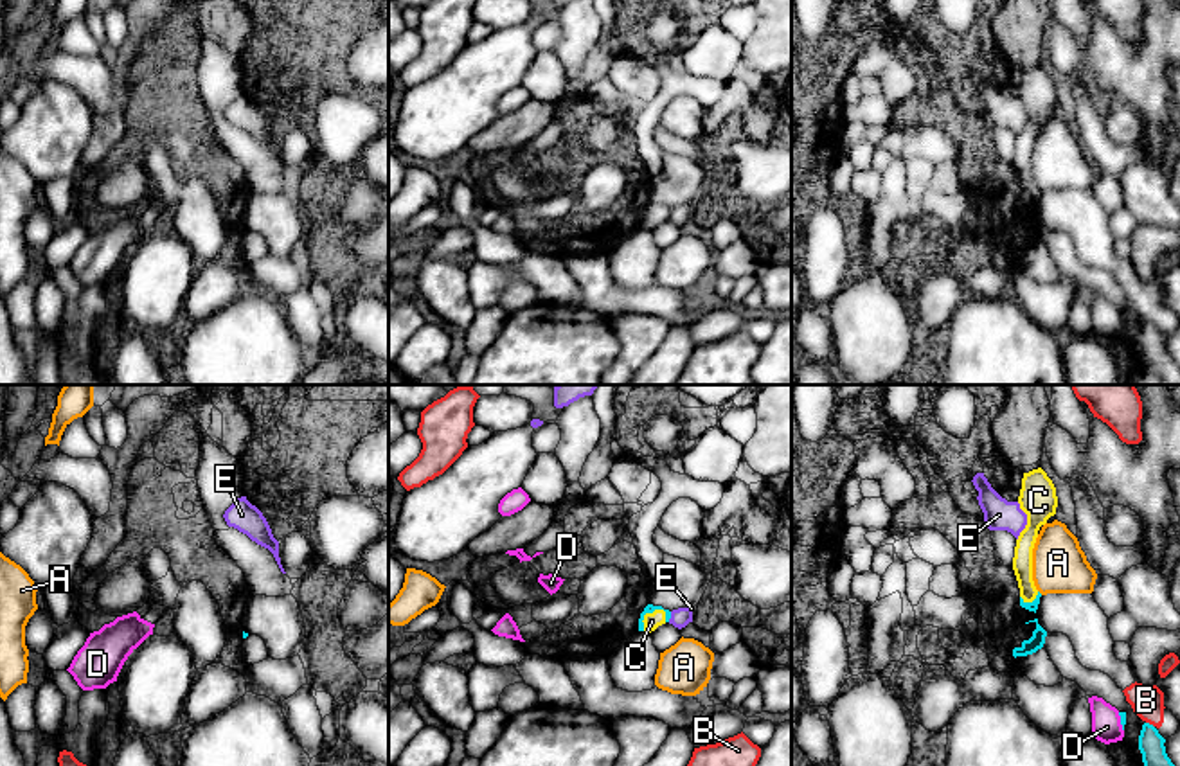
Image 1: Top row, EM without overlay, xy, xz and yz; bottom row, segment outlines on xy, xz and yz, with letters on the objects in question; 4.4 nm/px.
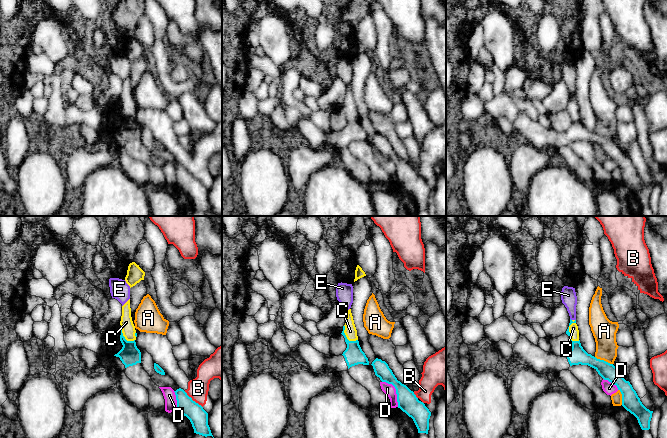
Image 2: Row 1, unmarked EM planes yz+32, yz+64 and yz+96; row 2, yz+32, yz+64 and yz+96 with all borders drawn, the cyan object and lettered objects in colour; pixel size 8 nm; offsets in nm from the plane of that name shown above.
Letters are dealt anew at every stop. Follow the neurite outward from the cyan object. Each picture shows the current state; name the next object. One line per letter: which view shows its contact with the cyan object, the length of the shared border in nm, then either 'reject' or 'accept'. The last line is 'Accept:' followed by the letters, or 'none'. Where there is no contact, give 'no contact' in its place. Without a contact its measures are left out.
A: no contact; reject
B: contact in yz; length 50 nm; reject
C: contact in xz; length 140 nm; reject
D: contact in yz; length 90 nm; reject
E: contact in xz; length 50 nm; reject
Accept: none

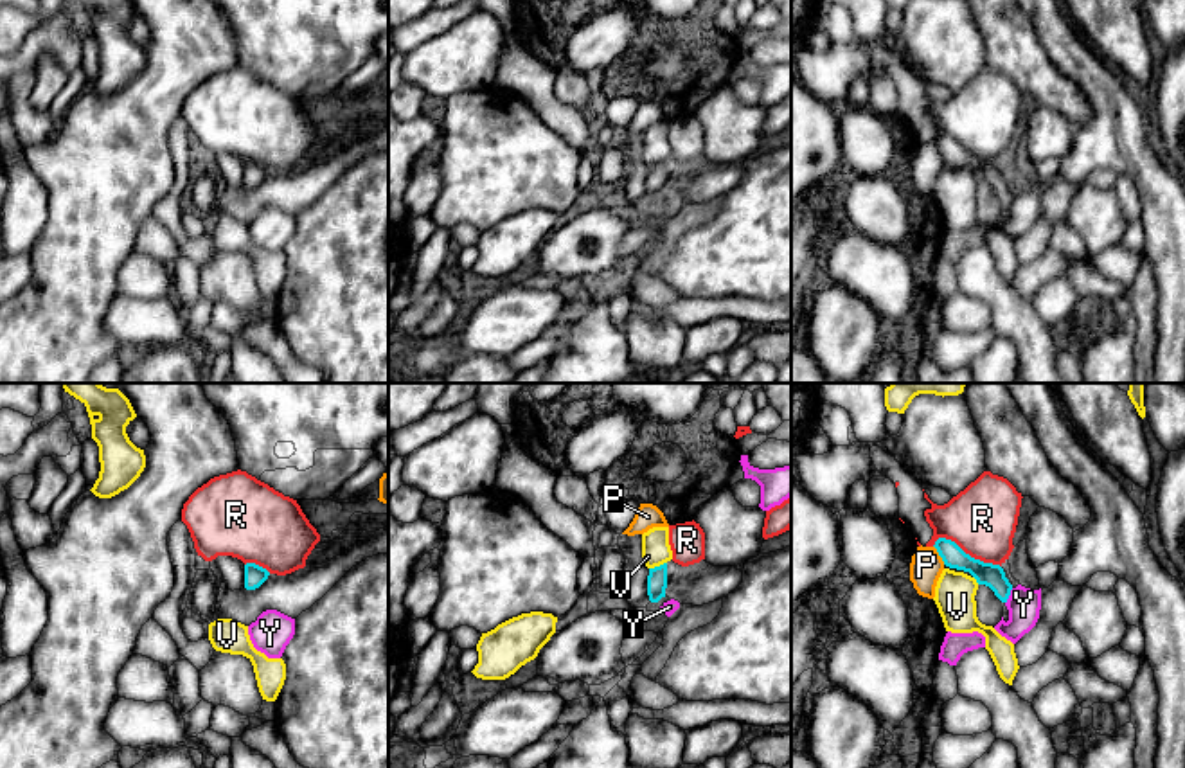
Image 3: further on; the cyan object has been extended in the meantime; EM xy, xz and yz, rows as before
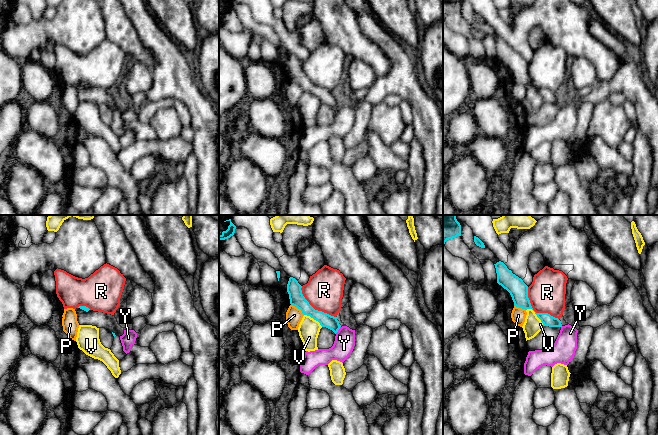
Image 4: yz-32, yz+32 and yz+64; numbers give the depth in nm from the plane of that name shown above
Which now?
P: contact in yz; length 100 nm; reject
R: contact in yz; length 320 nm; reject
V: contact in xz; length 90 nm; reject
Y: contact in yz; length 80 nm; reject
Accept: none

